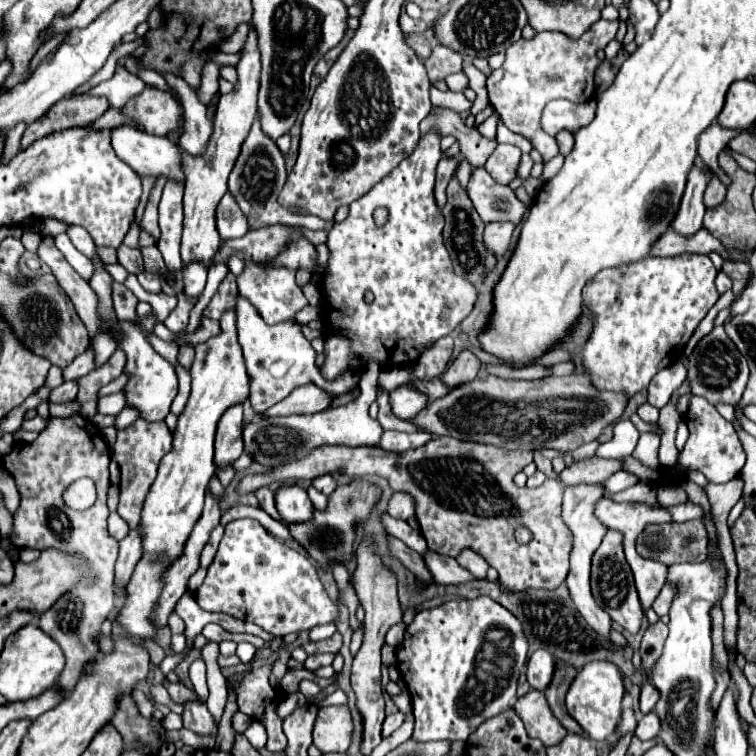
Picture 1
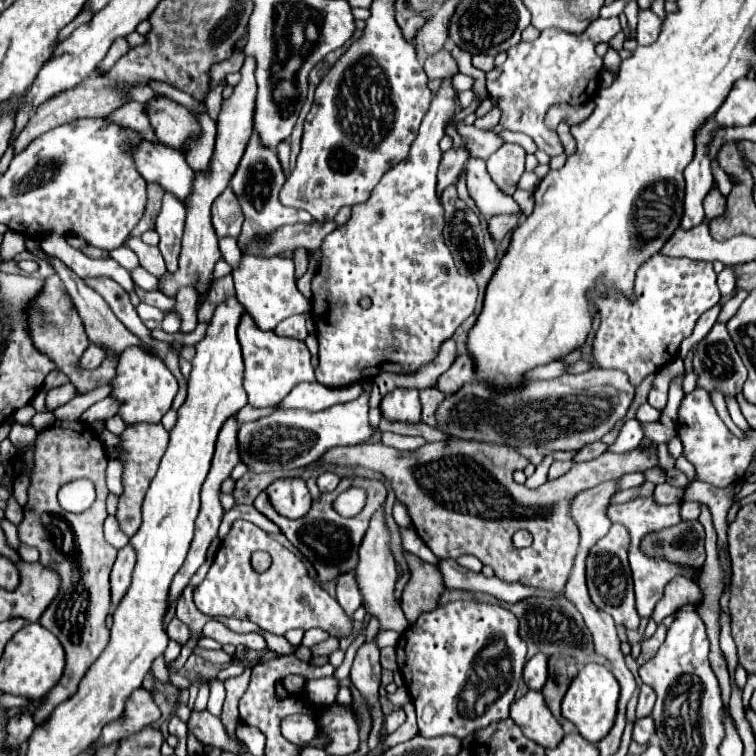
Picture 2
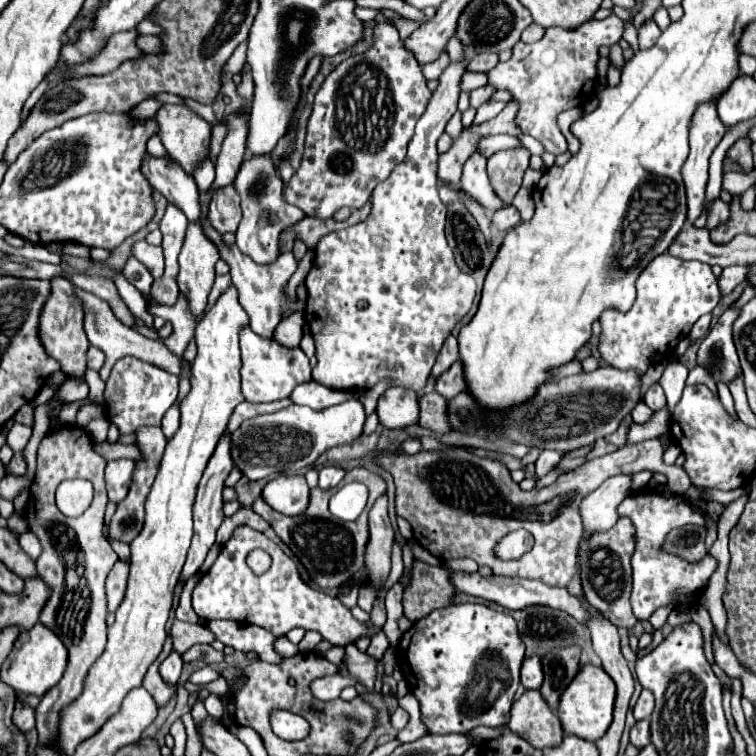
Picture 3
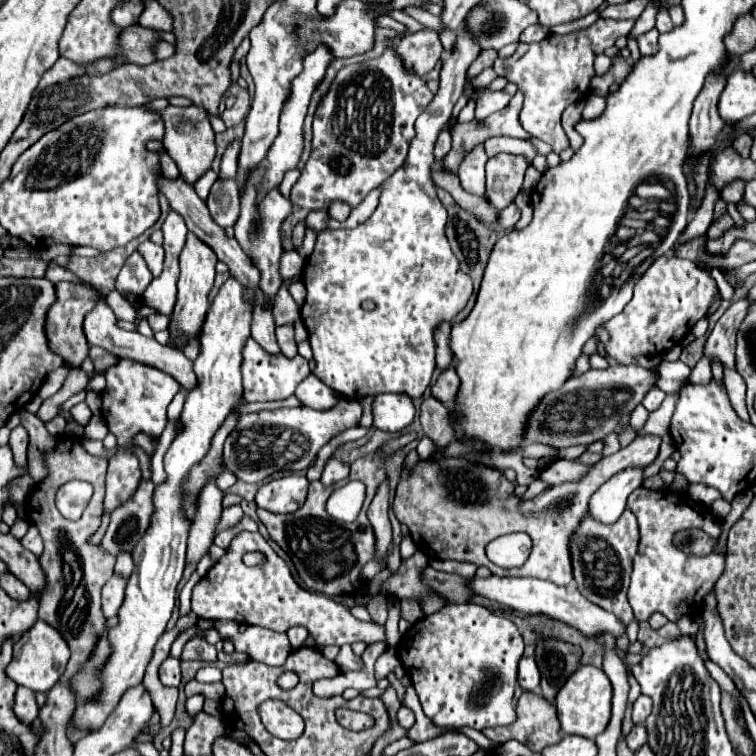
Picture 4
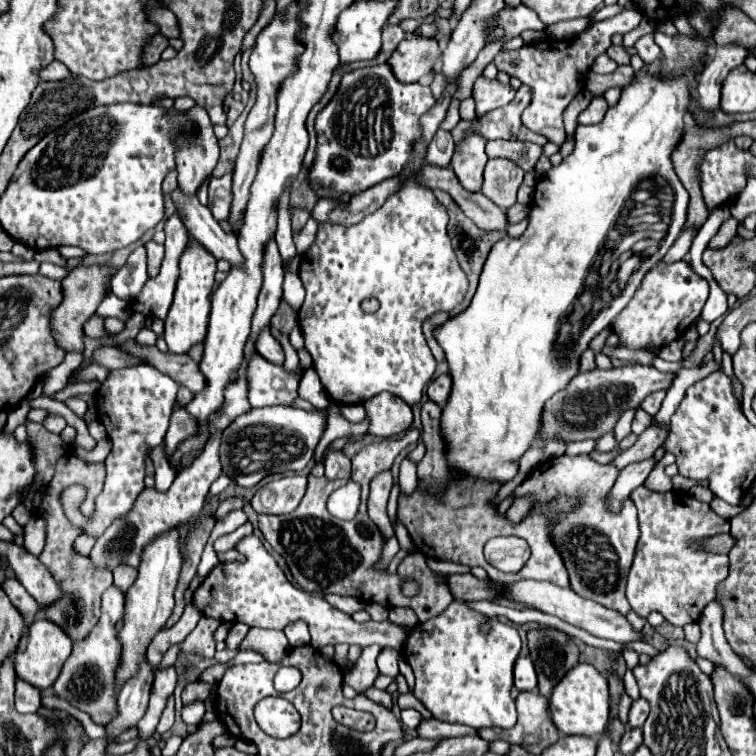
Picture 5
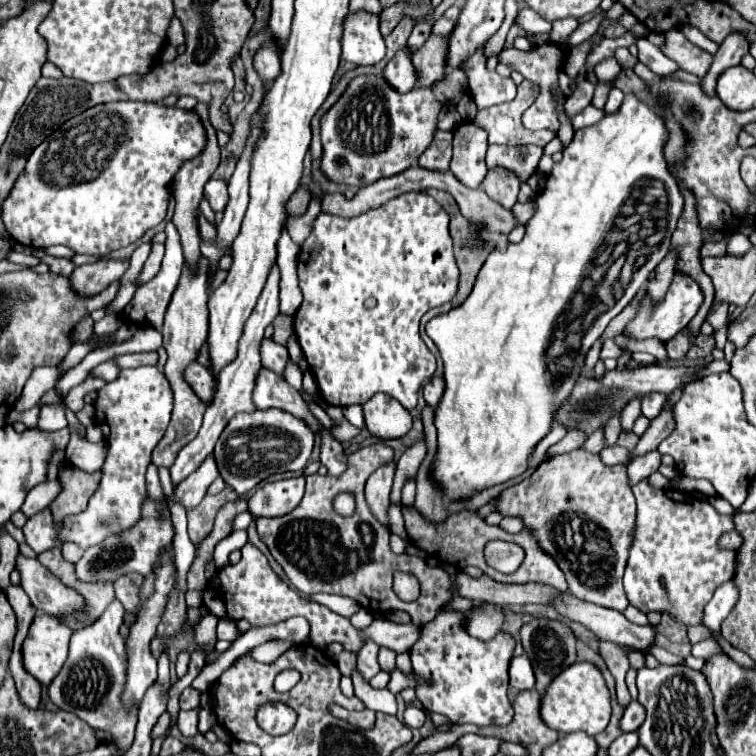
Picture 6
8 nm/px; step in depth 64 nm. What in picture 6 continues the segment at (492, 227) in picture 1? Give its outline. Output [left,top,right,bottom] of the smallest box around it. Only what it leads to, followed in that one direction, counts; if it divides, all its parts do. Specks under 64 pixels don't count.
[512,200,536,224]

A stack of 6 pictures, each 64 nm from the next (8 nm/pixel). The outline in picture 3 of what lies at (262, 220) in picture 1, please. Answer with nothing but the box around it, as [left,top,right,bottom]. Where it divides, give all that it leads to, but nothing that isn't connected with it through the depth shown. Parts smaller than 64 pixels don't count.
[234,156,306,264]

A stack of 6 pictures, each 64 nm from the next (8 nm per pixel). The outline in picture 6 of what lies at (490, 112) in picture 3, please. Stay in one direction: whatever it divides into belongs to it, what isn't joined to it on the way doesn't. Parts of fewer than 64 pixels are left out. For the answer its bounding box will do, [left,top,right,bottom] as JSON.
[458,46,516,108]

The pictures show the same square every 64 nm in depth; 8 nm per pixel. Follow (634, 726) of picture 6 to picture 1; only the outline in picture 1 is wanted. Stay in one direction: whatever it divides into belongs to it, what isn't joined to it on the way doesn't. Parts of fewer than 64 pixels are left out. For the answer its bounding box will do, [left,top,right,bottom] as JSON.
[640,682,660,714]

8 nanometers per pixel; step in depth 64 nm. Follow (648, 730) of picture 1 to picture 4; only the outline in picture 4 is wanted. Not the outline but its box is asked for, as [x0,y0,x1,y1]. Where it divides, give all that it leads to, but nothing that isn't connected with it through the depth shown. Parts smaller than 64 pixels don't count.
[626,726,646,752]

